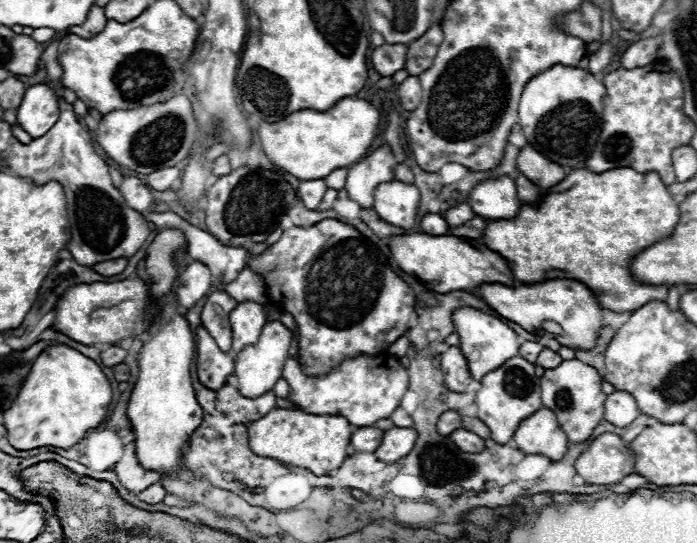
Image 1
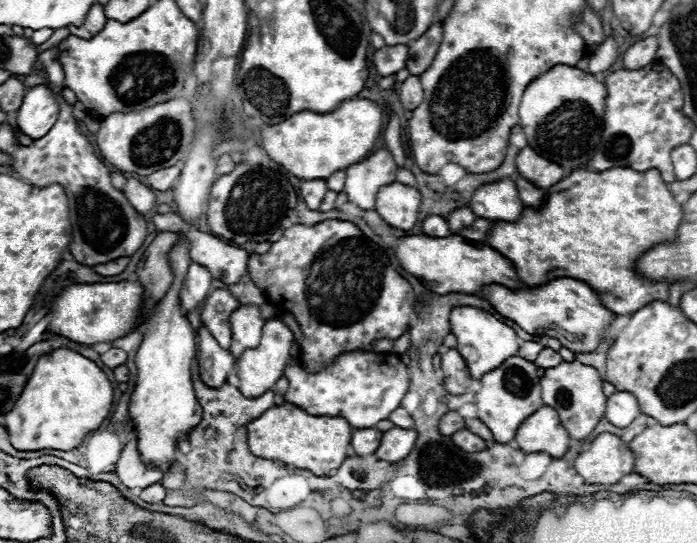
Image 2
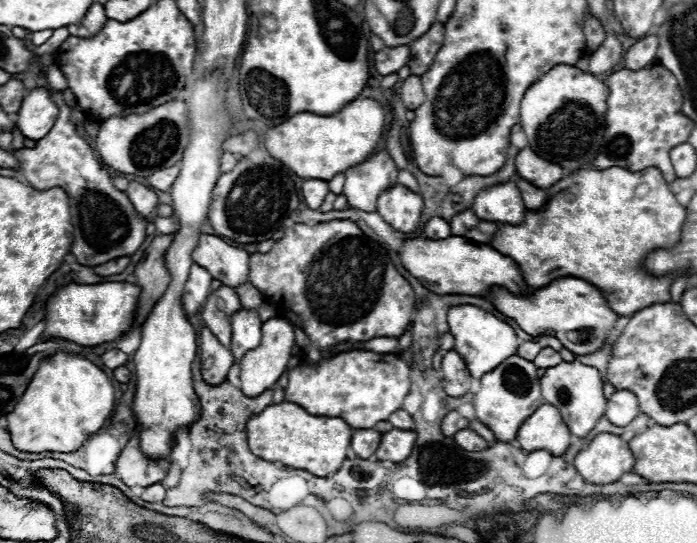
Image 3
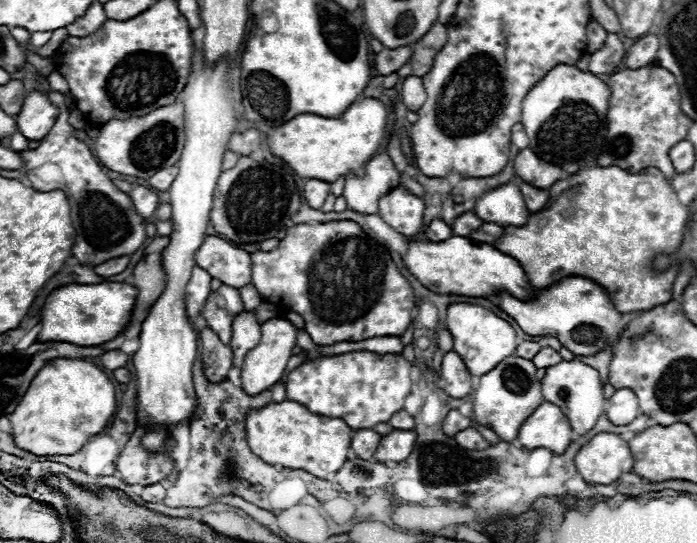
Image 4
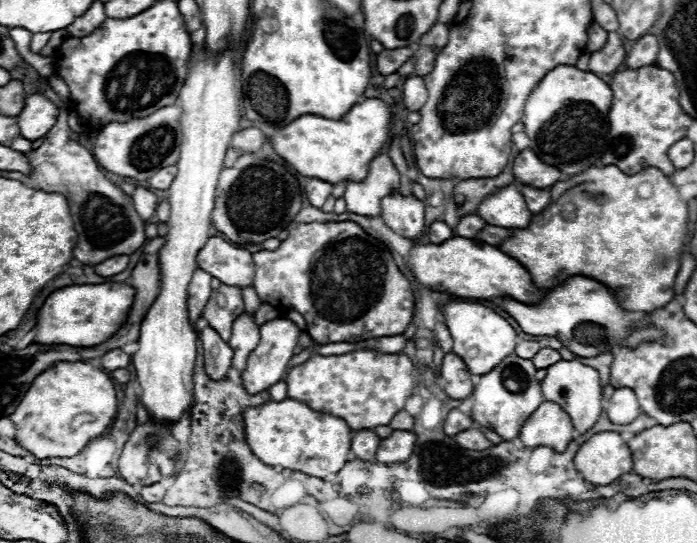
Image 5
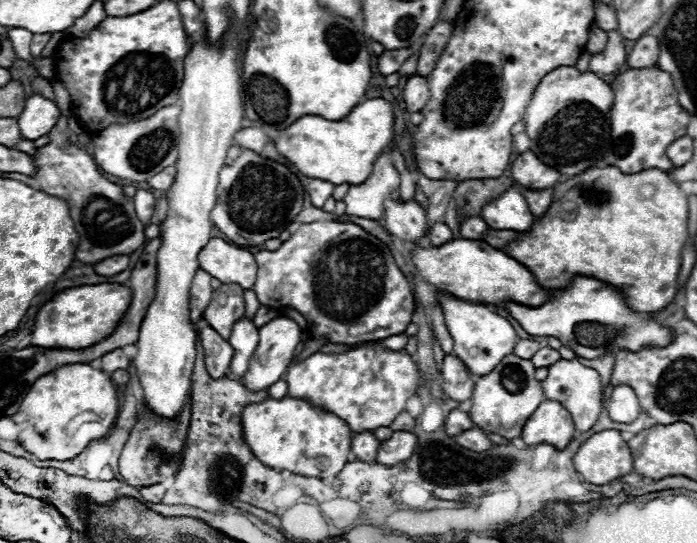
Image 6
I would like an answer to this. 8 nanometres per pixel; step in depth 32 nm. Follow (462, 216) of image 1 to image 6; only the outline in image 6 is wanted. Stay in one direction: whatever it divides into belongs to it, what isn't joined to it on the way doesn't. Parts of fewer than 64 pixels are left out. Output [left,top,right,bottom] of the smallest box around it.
[460,216,486,240]

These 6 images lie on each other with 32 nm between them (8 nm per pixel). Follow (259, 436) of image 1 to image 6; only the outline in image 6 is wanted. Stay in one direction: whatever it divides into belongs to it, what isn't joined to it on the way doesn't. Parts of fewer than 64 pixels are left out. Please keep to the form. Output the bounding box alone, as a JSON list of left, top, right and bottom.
[242,398,352,478]

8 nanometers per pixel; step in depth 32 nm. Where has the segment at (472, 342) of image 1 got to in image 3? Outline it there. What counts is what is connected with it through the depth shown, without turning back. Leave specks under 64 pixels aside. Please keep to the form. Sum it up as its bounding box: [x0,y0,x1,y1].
[448,306,518,378]

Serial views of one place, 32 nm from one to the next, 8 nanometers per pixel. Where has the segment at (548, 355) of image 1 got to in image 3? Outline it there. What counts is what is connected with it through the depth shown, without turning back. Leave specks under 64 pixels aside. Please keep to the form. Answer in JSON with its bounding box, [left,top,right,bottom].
[534,348,562,368]

